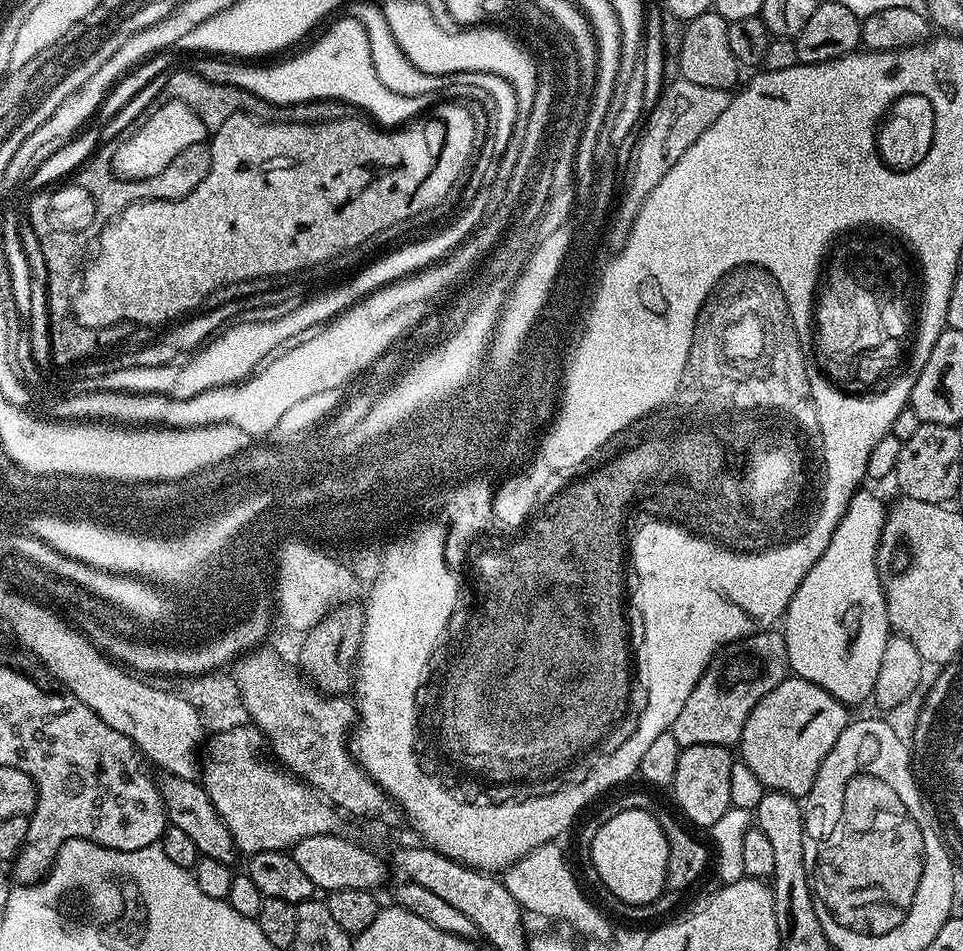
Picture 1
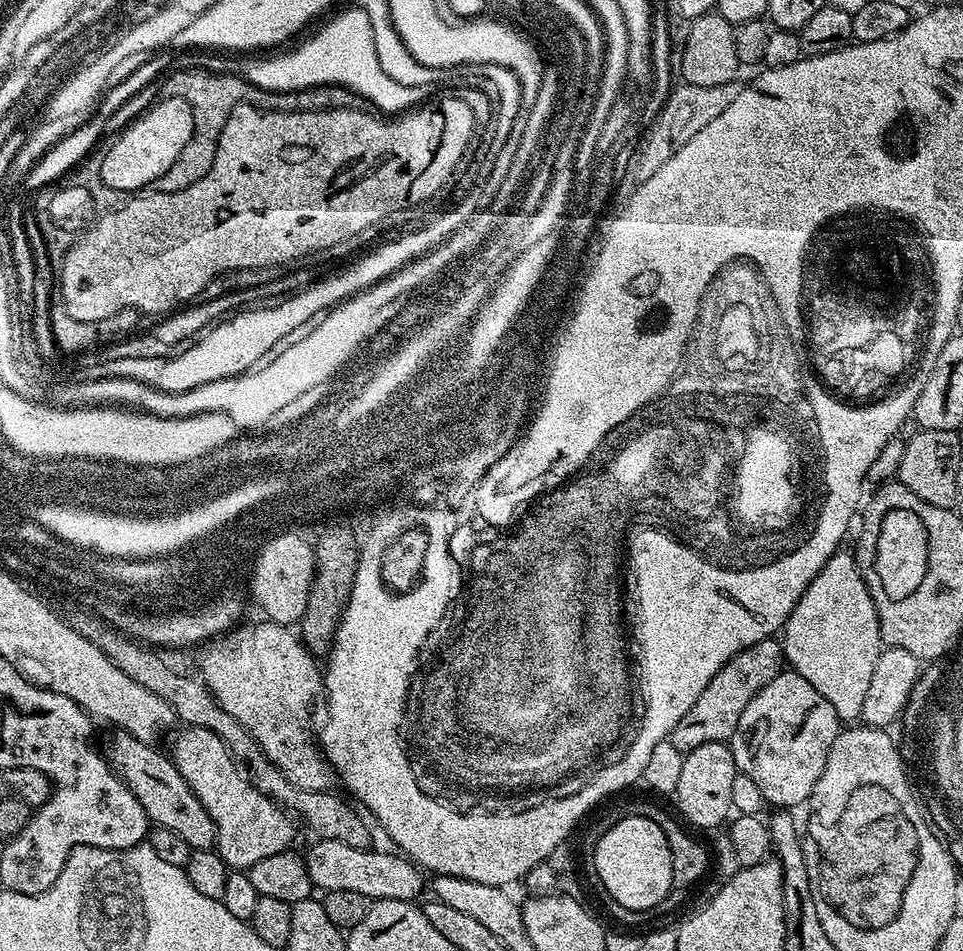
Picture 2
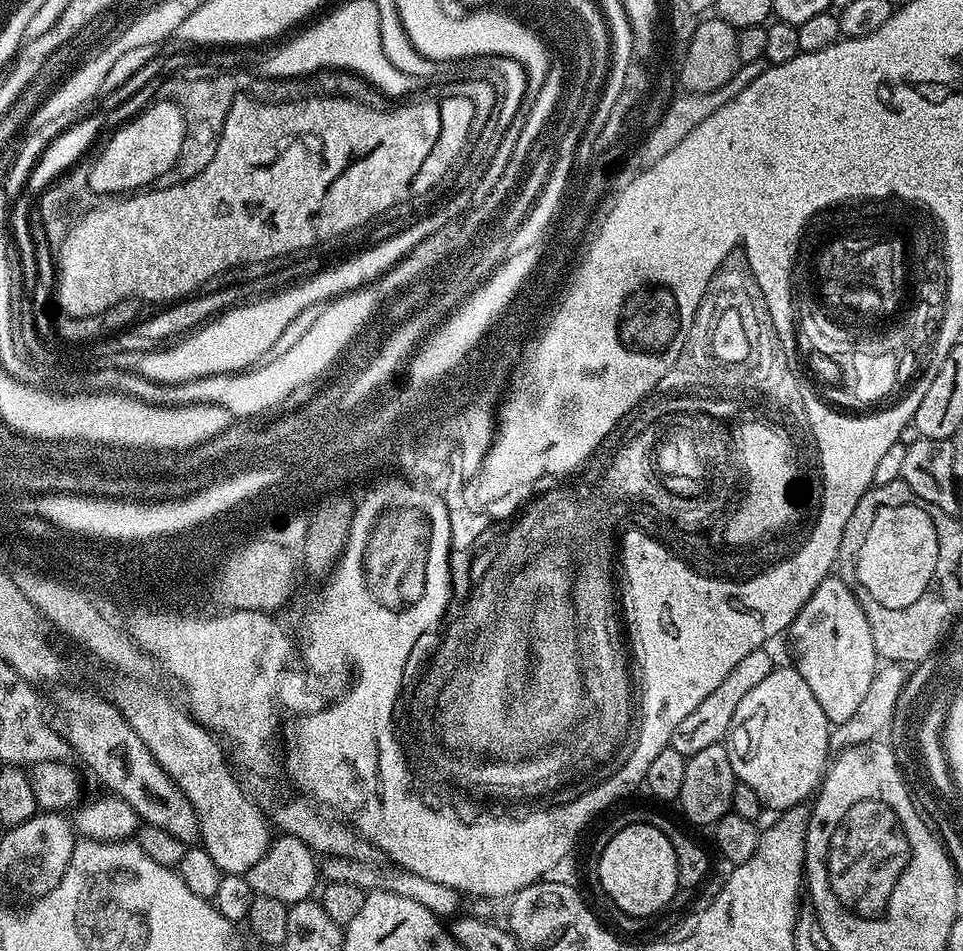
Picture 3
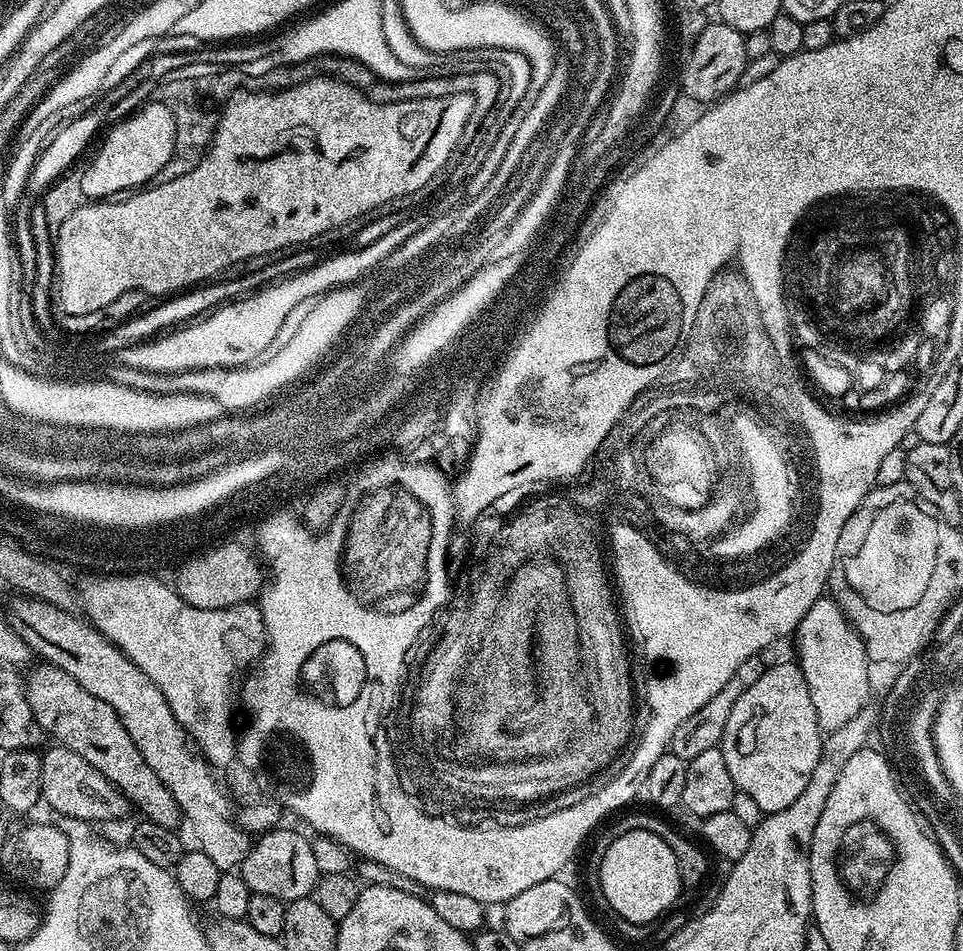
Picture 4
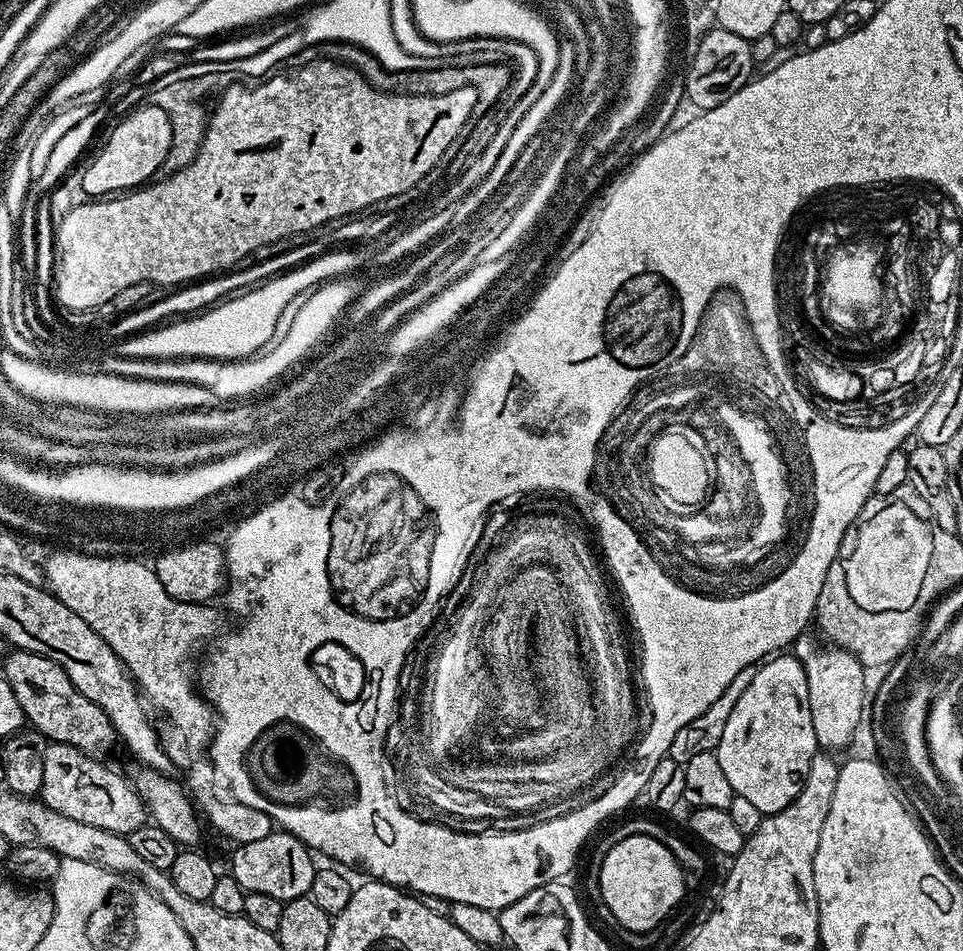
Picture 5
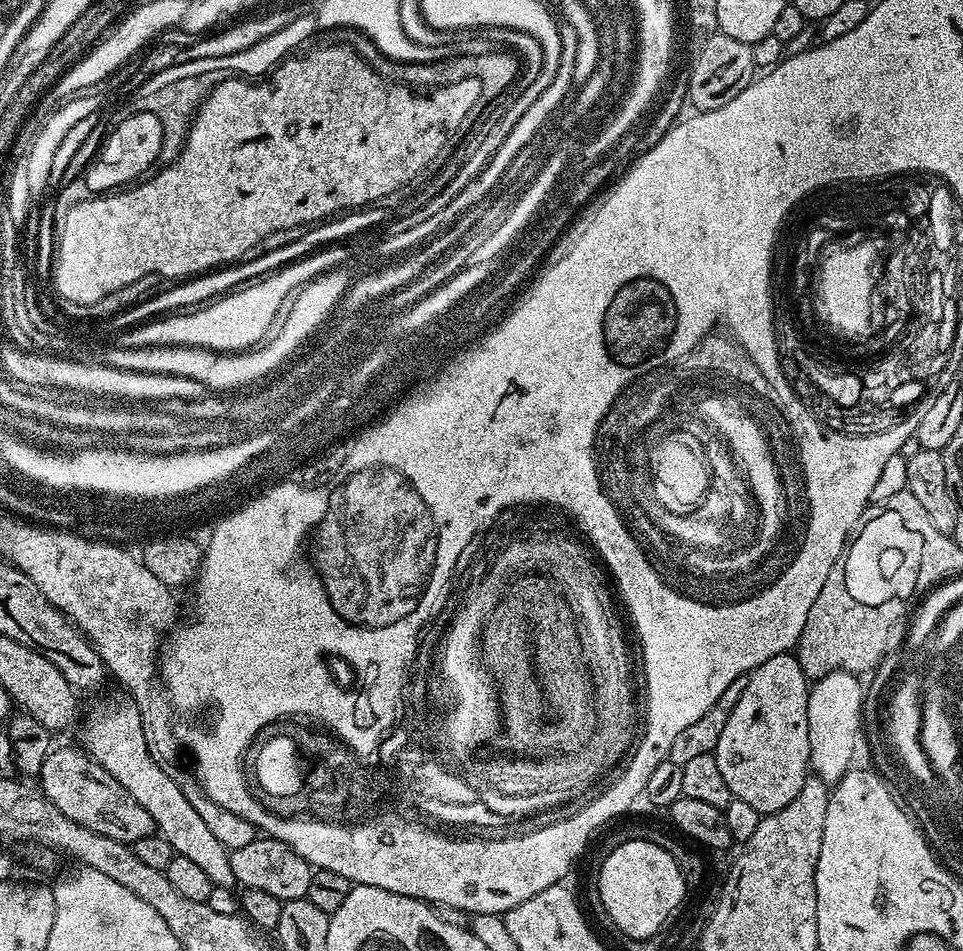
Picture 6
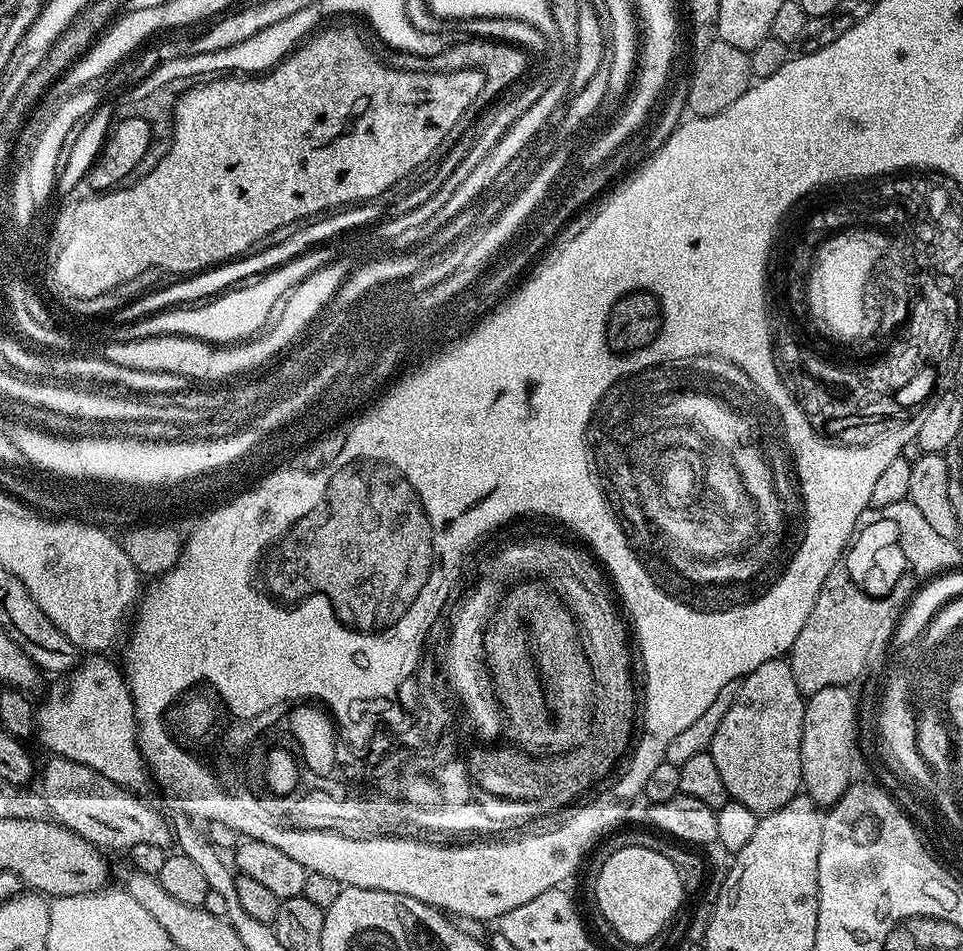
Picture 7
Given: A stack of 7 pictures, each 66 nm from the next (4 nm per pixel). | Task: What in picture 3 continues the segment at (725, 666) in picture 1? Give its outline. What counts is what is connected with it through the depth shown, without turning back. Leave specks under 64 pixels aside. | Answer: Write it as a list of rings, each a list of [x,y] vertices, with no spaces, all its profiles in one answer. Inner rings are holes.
[[[767,647],[750,650],[746,658],[741,658],[738,666],[734,666],[734,670],[730,670],[726,678],[722,678],[721,684],[711,694],[706,694],[706,698],[702,698],[702,703],[690,714],[686,714],[686,718],[682,718],[679,726],[674,726],[670,747],[687,758],[698,754],[698,750],[706,750],[706,746],[721,743],[728,735],[734,722],[734,713],[738,710],[742,698],[746,698],[746,694],[750,694],[750,690],[754,690],[754,686],[758,686],[758,682],[762,682],[762,678],[766,678],[766,674],[772,672],[774,661],[768,651]]]

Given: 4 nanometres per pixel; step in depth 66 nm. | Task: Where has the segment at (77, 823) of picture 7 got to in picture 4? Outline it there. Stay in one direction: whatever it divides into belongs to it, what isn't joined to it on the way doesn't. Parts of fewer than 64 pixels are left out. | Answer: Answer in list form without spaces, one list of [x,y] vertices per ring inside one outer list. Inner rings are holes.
[[[52,746],[49,752],[43,753],[44,761],[42,762],[42,800],[45,805],[49,804],[58,815],[64,816],[68,820],[82,820],[91,822],[91,820],[120,820],[127,812],[130,812],[130,805],[120,790],[106,778],[102,778],[102,774],[98,774],[98,770],[94,770],[94,766],[90,766],[90,762],[86,762],[86,758],[78,758],[78,754],[74,754],[74,750],[69,748],[61,748]]]

